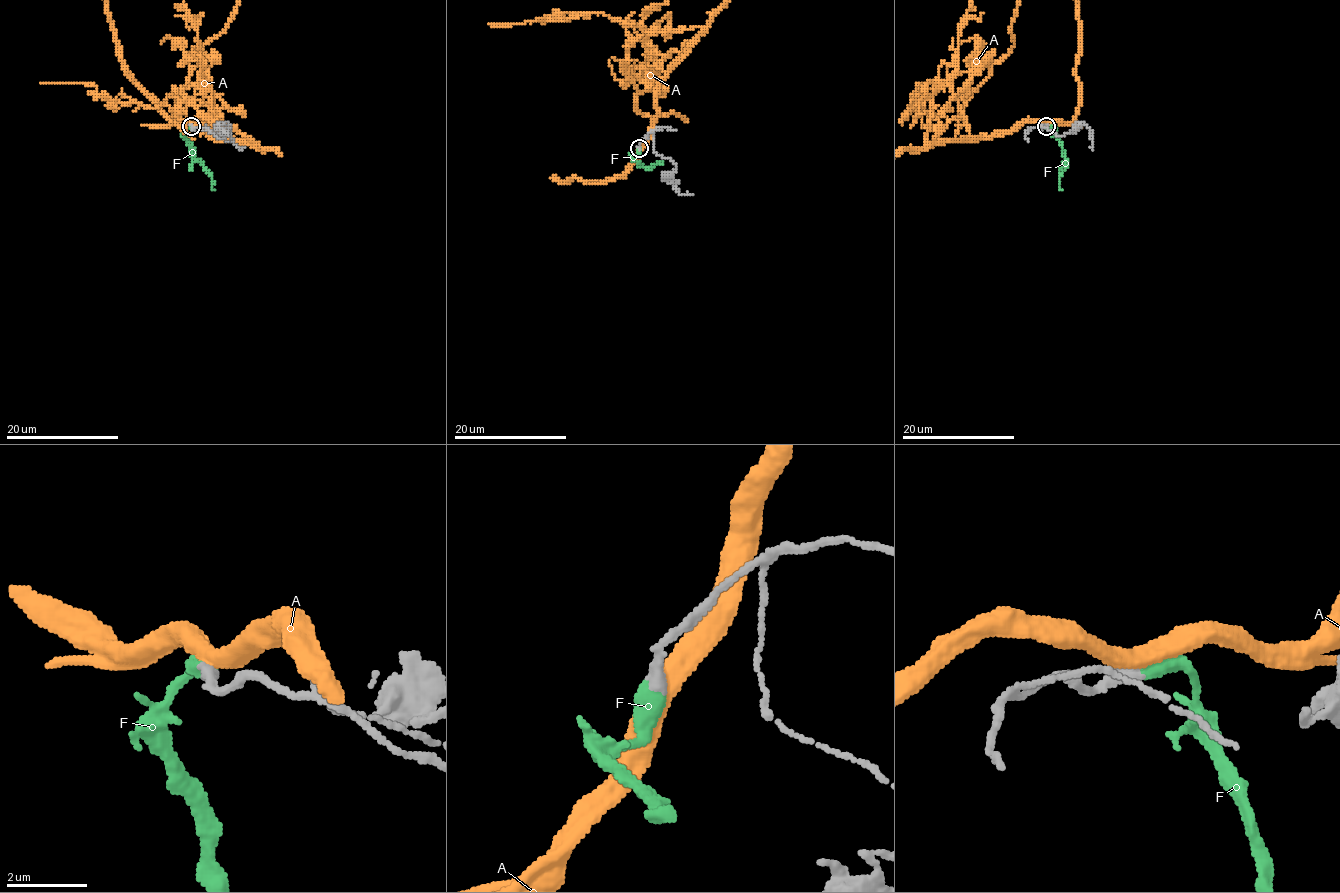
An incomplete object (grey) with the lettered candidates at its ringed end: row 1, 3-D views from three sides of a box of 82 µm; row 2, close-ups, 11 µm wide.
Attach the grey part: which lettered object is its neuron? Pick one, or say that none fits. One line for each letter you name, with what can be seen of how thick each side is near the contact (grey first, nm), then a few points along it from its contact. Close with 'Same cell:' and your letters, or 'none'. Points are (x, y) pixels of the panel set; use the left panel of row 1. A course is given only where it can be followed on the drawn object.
F: 360/480 nm | via (191, 127), (187, 130), (187, 139), (192, 155), (210, 176), (213, 190)
Same cell: F

